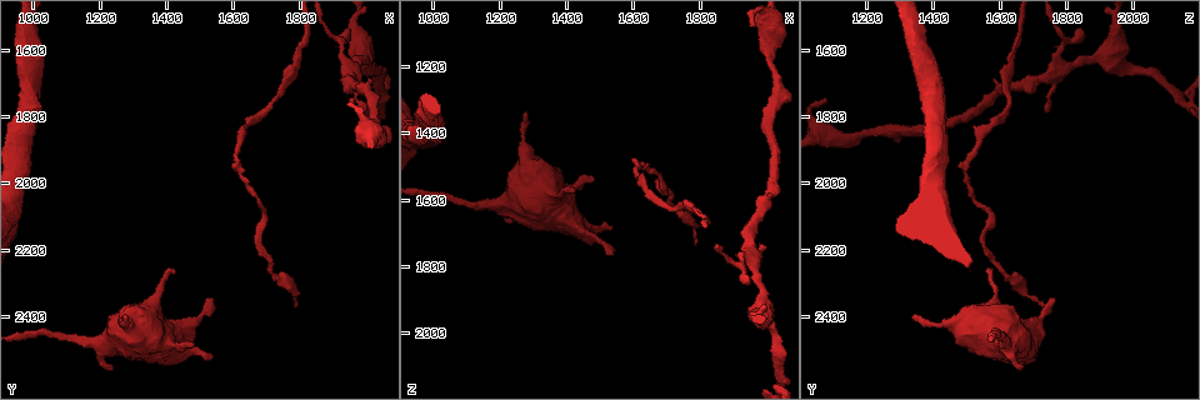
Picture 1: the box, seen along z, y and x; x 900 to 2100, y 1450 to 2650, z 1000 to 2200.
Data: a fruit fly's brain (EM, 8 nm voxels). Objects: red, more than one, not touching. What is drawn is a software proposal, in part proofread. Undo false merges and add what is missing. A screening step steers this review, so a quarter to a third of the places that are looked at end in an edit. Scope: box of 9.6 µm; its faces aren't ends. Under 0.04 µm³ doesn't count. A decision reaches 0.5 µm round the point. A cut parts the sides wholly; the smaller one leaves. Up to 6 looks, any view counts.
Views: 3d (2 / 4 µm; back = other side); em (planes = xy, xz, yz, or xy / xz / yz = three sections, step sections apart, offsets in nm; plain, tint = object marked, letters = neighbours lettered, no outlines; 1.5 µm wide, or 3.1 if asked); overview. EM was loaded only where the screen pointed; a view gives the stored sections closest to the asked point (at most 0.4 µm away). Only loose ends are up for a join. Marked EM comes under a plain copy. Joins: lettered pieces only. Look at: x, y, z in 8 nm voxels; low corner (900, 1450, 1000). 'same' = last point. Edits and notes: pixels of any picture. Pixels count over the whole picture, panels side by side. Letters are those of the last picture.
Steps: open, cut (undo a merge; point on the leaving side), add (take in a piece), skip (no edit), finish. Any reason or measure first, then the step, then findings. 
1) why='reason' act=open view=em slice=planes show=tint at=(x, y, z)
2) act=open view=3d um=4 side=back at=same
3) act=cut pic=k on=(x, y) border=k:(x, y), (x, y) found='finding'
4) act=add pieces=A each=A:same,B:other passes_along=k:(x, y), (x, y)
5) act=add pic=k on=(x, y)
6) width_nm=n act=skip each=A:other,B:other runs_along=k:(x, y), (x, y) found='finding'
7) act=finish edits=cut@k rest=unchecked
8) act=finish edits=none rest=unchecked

why='thick turns thin' act=open view=3d um=2 at=(1950, 1680, 1770)

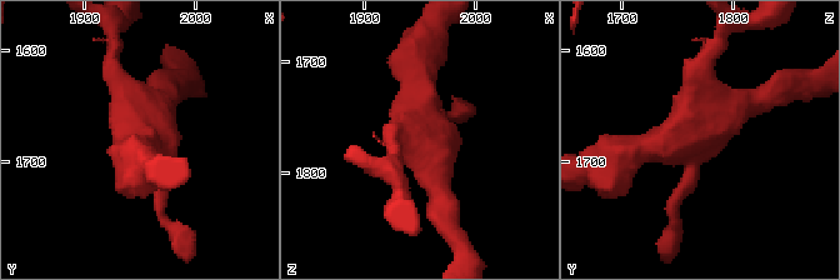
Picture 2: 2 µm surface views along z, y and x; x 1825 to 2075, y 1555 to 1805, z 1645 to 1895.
act=open view=em slice=planes show=letters at=(1954, 1668, 1764)

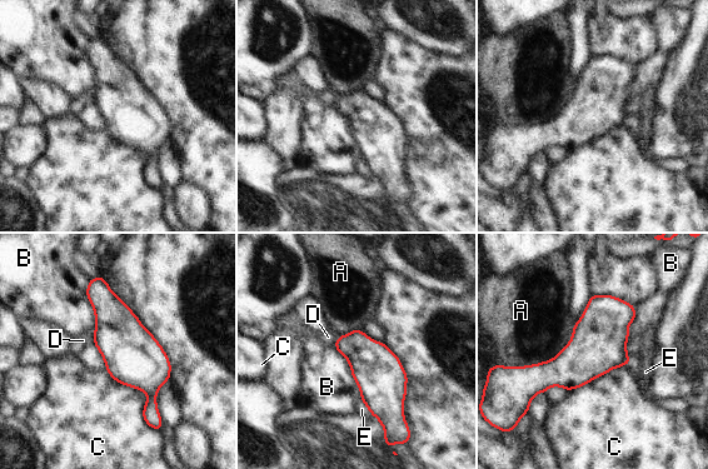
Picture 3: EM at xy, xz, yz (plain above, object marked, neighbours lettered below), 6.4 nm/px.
act=skip each=A:other,B:other,C:other,D:other,E:other border=3:(105, 370), (159, 430) found='all the same cell'

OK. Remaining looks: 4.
why='sharp bend' act=open view=em slice=yz step=8 show=letters at=(2050, 1750, 2140)

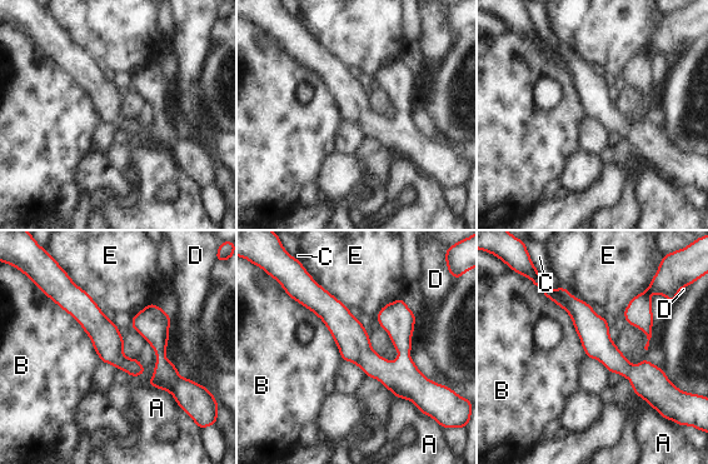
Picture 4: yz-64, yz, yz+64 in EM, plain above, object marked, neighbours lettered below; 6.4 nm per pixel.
act=open view=em slice=planes show=letters at=same

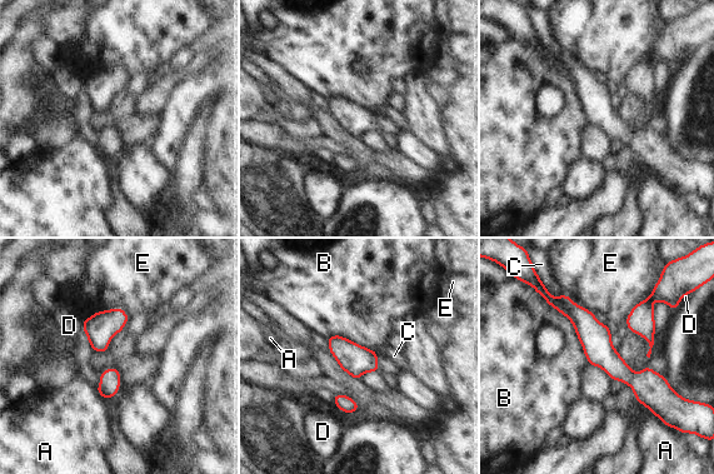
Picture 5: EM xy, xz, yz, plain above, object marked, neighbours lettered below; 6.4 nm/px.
act=skip each=A:other,B:other,C:other,D:other,E:other border=5:(539, 293), (573, 325), (589, 363) found='continuous, no second cell'

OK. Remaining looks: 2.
why='free end' act=open view=em slice=planes show=letters at=(1530, 2340, 1770)

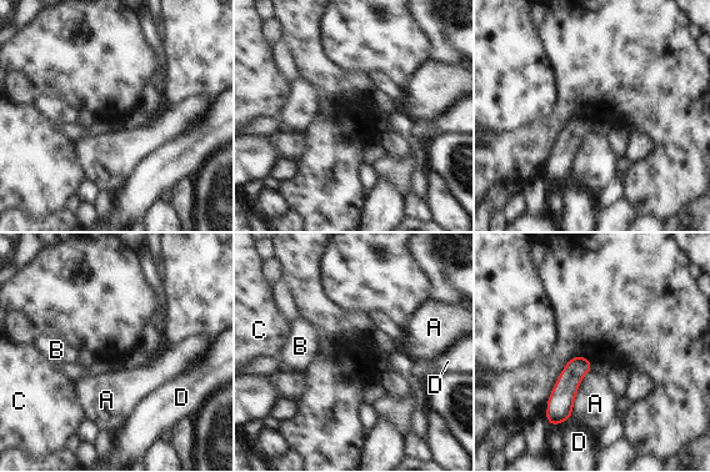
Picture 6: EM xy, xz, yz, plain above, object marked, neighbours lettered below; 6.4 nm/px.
act=skip each=A:other,B:other,C:other,D:other border=6:(590, 370), (581, 380), (570, 417) found='none of them fits'

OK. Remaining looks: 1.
act=finish edits=none rest=unchecked

